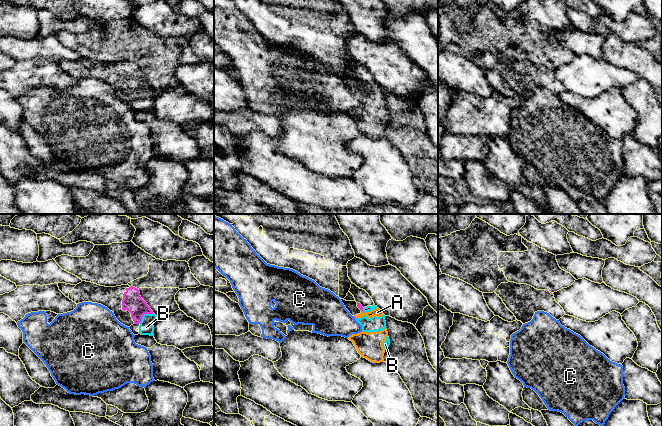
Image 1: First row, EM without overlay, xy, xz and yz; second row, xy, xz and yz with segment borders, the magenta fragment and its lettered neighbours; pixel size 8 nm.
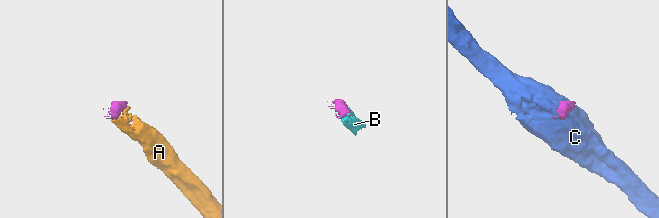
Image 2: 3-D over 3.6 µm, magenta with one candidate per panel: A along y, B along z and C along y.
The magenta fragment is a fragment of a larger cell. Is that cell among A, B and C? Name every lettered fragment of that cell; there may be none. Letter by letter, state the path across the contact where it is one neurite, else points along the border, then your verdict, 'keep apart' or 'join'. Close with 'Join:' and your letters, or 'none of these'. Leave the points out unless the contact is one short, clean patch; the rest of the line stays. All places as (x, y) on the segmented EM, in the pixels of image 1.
A: join
B: join
C: border along xz (352, 316), (354, 319); keep apart
Join: A, B

